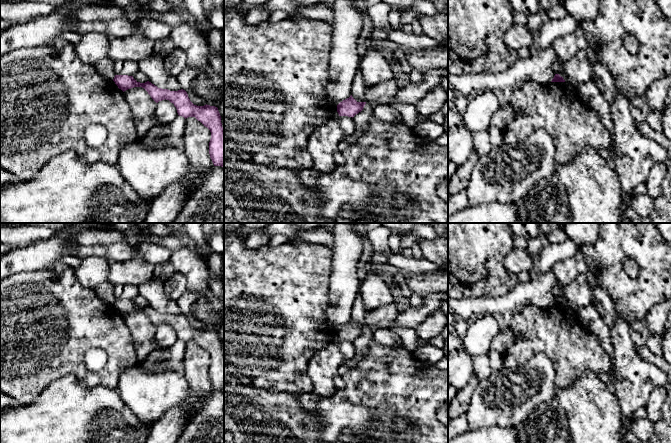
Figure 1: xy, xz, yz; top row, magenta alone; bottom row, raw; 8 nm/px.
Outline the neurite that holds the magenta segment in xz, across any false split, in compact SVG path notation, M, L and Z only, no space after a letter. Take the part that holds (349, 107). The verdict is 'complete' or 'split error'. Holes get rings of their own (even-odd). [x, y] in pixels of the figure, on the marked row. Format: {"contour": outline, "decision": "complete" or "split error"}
{"contour": "M352 95L340 102L337 105L337 112L339 116L354 117L356 114L361 112L365 106L366 102L357 102Z", "decision": "complete"}

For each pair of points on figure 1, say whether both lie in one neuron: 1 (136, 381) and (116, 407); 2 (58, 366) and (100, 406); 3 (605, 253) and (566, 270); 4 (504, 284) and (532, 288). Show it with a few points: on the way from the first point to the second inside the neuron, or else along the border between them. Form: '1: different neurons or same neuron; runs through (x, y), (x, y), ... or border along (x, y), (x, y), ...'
1: different neurons; border along (116, 389), (123, 402), (136, 417)
2: different neurons; border along (47, 385), (66, 375), (73, 374), (89, 386)
3: different neurons; border along (579, 249), (584, 256), (588, 269)
4: different neurons; border along (519, 282), (511, 290), (494, 297)

